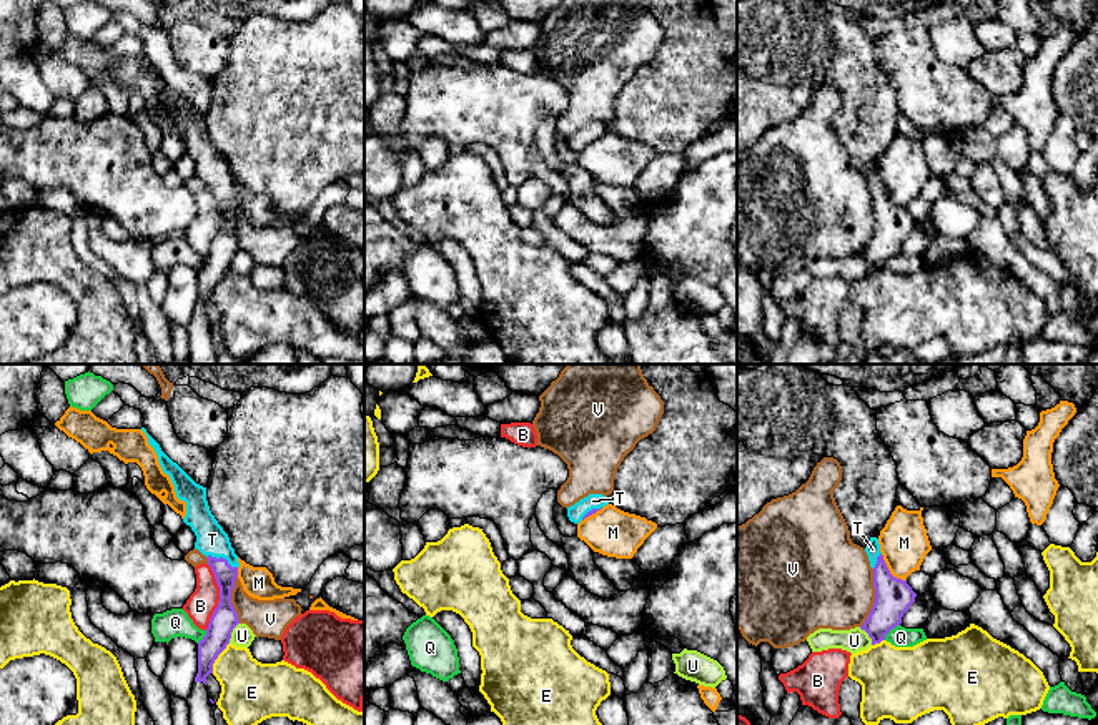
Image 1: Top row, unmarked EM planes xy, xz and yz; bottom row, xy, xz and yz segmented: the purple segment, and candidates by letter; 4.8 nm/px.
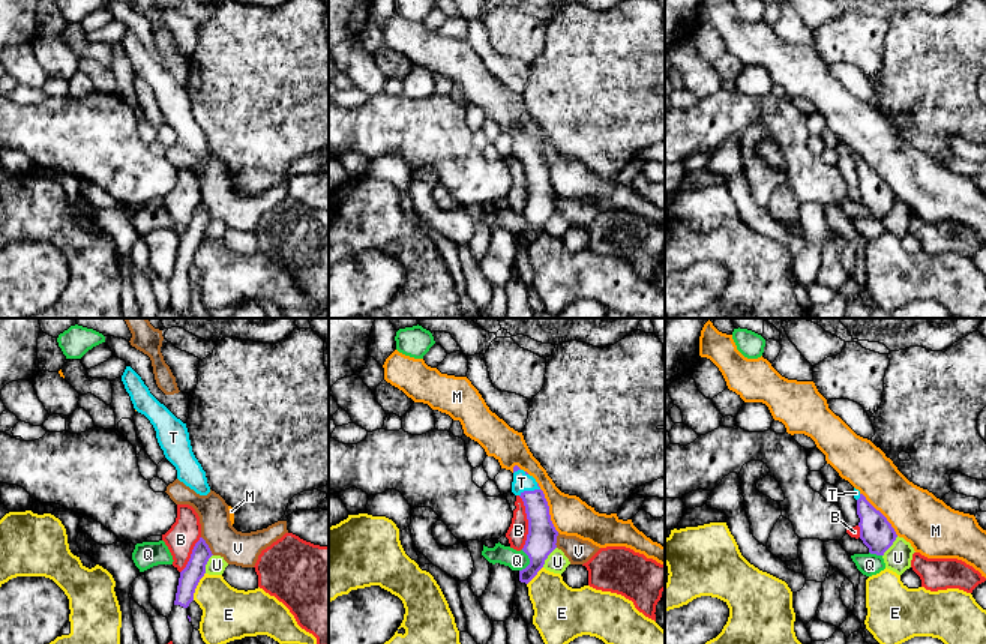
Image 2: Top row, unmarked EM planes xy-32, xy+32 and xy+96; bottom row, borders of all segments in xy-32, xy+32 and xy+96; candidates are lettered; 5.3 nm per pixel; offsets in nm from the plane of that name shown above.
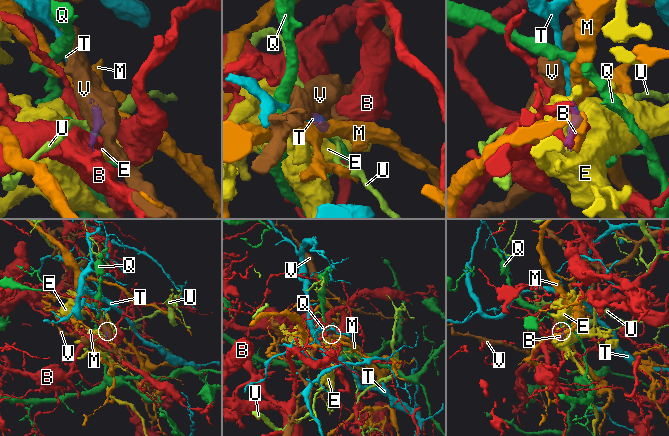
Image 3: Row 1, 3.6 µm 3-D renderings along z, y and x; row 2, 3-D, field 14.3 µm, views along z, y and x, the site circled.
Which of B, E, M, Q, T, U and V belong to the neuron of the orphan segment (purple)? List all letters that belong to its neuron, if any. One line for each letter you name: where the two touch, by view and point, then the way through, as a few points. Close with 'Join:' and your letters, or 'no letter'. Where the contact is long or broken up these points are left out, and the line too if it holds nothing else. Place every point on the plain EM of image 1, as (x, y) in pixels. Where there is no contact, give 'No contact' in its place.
T: Touches purple at xy (222, 185). Path across: xy (225, 202), (222, 185), (212, 167)
Join: T

